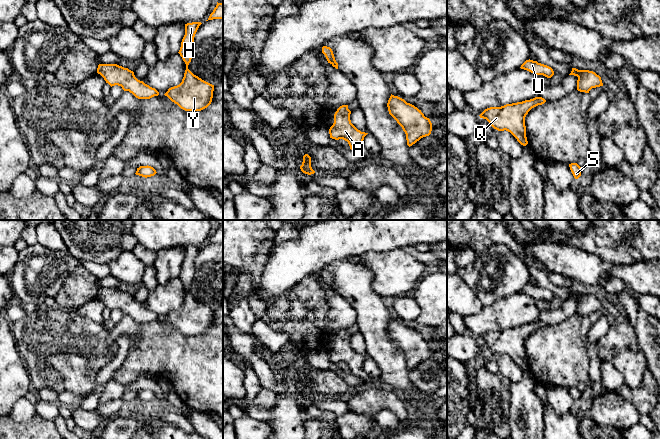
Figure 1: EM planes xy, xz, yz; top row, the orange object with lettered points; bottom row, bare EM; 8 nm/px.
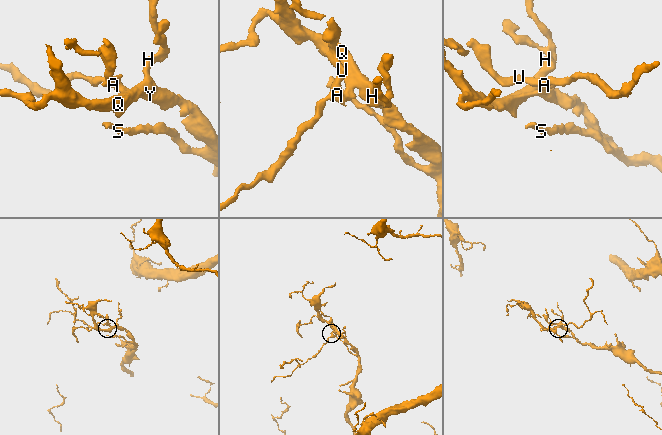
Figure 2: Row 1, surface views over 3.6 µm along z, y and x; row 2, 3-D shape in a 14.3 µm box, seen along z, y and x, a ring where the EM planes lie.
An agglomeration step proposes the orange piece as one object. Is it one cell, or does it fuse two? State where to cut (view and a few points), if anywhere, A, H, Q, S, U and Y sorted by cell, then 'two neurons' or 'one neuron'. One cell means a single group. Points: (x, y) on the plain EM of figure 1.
no cut; A H Q S U Y; one neuron

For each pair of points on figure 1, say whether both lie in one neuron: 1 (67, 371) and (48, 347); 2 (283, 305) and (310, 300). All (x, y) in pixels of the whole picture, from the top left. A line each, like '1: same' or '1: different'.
1: same
2: same

